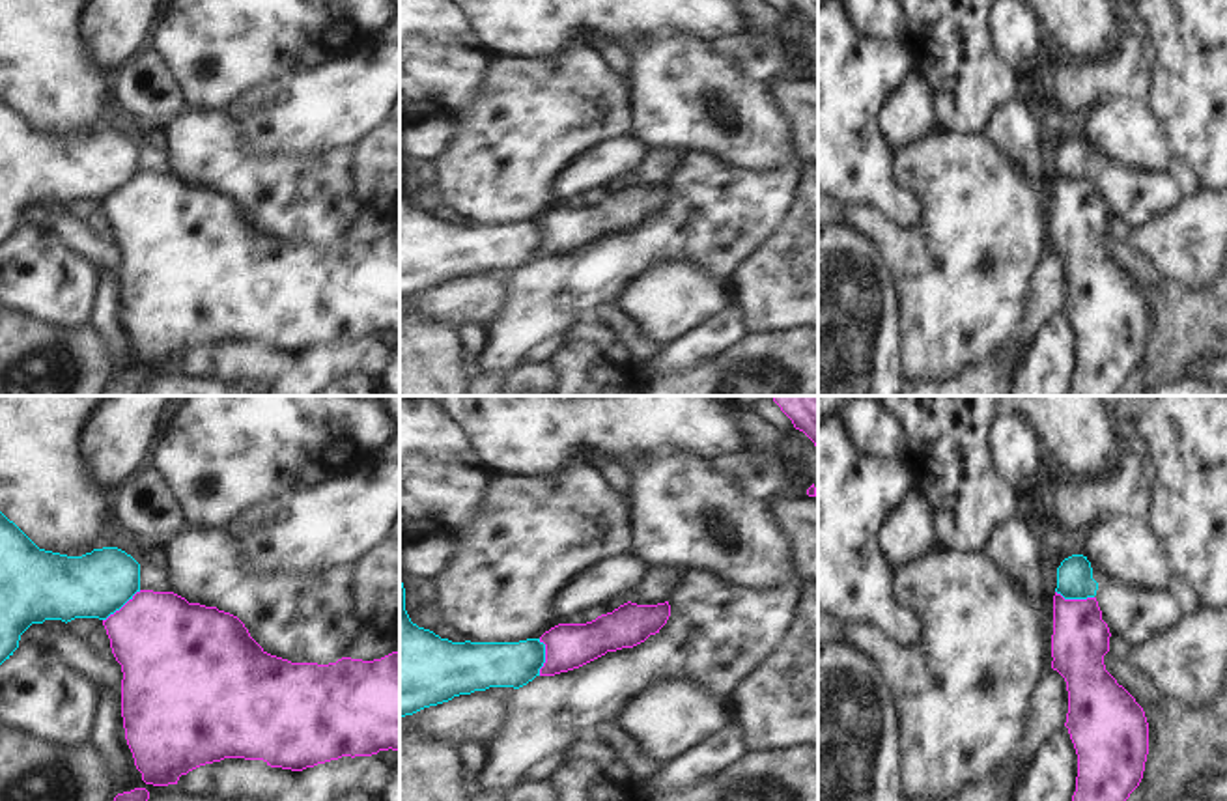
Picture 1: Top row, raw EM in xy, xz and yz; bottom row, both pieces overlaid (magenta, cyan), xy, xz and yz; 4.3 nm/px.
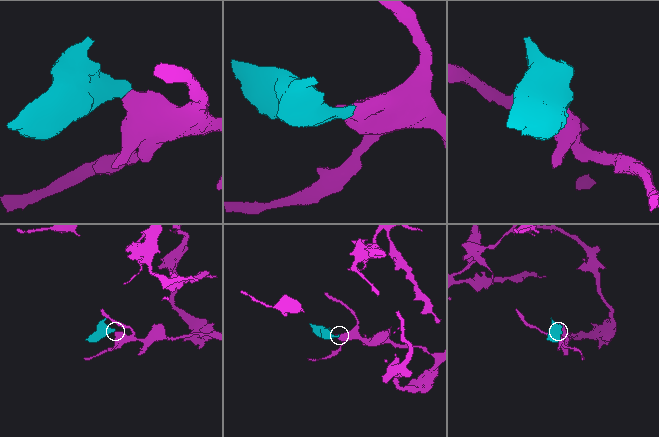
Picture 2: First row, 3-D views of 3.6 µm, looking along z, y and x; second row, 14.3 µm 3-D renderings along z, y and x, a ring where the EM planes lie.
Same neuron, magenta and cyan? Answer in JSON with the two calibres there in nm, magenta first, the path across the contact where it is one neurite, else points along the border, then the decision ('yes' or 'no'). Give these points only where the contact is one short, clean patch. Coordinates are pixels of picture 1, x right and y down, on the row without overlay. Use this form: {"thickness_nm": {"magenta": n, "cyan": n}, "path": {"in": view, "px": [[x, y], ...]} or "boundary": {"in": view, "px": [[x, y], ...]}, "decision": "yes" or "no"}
{"thickness_nm": {"magenta": 420, "cyan": 280}, "boundary": {"in": "xy", "px": [[141, 172], [103, 202]]}, "decision": "no"}

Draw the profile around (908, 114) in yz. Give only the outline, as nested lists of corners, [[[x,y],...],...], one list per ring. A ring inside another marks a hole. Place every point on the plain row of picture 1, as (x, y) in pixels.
[[[917,67],[910,69],[885,99],[878,112],[878,127],[893,153],[919,144],[941,129],[936,91]]]

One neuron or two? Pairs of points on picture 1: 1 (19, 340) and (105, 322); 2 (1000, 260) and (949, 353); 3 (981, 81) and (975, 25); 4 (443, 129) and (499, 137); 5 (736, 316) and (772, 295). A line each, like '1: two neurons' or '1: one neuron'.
1: two neurons
2: one neuron
3: one neuron
4: two neurons
5: two neurons

